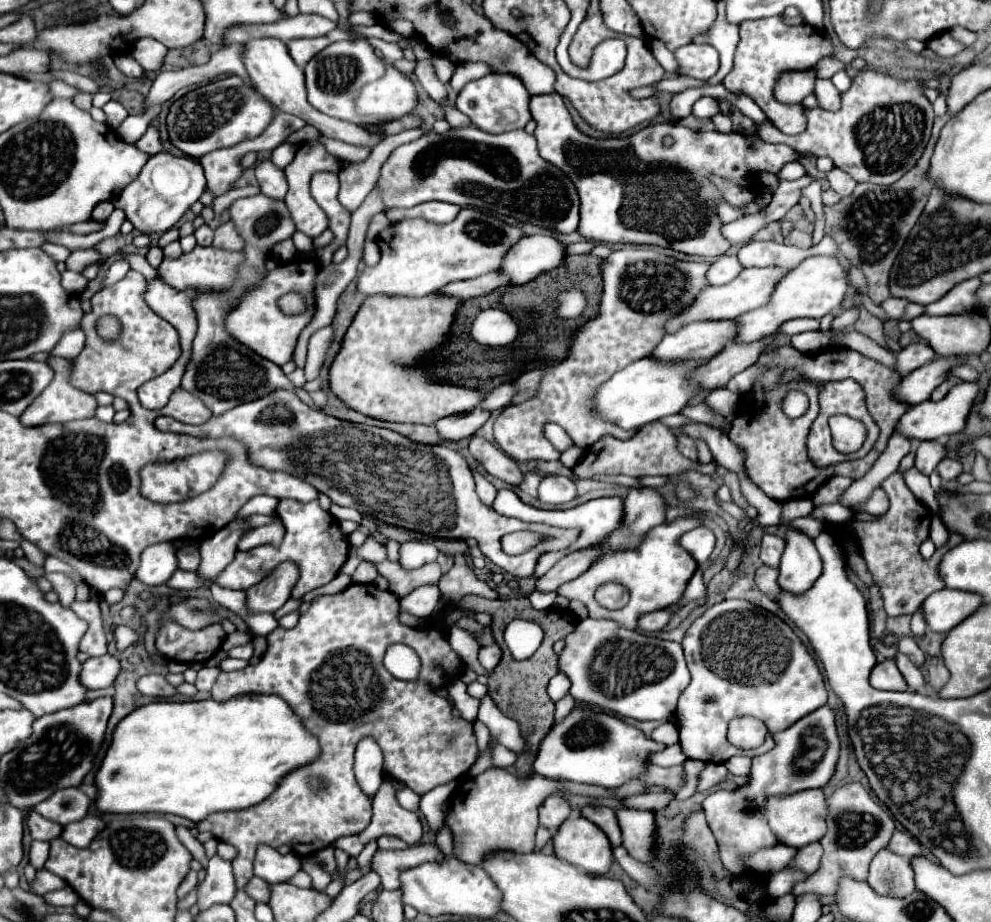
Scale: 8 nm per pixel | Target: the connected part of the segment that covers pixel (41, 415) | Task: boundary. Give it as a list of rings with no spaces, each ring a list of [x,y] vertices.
[[[52,356],[50,360],[50,366],[54,370],[54,382],[32,402],[32,406],[26,408],[26,412],[20,416],[20,422],[24,426],[42,426],[42,424],[48,424],[48,422],[70,422],[70,420],[80,420],[80,418],[92,418],[96,408],[98,408],[98,402],[92,394],[88,392],[82,392],[78,388],[74,388],[70,384],[70,374],[72,374],[72,362],[66,360],[66,358],[58,358],[58,356]]]

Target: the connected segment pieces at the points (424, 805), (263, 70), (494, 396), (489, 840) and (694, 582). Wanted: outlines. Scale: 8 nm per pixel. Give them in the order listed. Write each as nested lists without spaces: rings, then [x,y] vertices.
[[[450,782],[450,784],[444,784],[444,786],[438,786],[438,788],[430,790],[428,794],[424,794],[420,798],[420,812],[428,820],[430,830],[434,834],[438,834],[438,830],[444,824],[444,810],[442,810],[442,806],[450,798],[454,788],[456,788],[456,782]]]
[[[262,38],[262,40],[252,40],[246,44],[244,50],[244,62],[246,62],[246,70],[256,86],[256,90],[270,100],[272,104],[276,104],[282,112],[286,114],[294,114],[302,120],[306,120],[306,124],[312,124],[314,128],[318,128],[324,136],[328,138],[336,138],[342,142],[350,142],[350,144],[358,144],[358,146],[370,146],[374,148],[382,138],[368,134],[364,128],[352,124],[352,122],[344,122],[344,120],[336,120],[330,118],[322,112],[318,112],[314,106],[310,106],[310,102],[306,100],[306,86],[304,86],[304,70],[300,66],[294,64],[294,60],[288,54],[288,48],[284,42],[274,40],[274,38]]]
[[[502,384],[502,386],[494,388],[494,390],[486,396],[486,400],[480,404],[480,408],[502,410],[502,408],[506,408],[506,406],[512,402],[514,396],[516,396],[516,386],[514,386],[514,384]]]
[[[490,768],[484,774],[472,778],[466,776],[460,780],[456,792],[452,794],[450,800],[450,812],[446,816],[446,826],[452,832],[454,840],[454,856],[460,858],[462,862],[470,864],[480,864],[484,854],[490,850],[506,848],[506,850],[516,850],[516,852],[526,852],[526,850],[536,850],[534,836],[538,828],[538,804],[546,798],[546,794],[554,790],[574,794],[588,794],[588,796],[616,796],[616,798],[626,798],[632,794],[642,794],[646,784],[640,780],[630,780],[622,788],[616,790],[606,790],[598,786],[588,786],[588,784],[574,784],[574,782],[554,782],[544,776],[528,776],[528,778],[518,778],[512,772],[506,772],[502,768]]]
[[[696,570],[688,588],[686,588],[686,594],[684,594],[684,602],[680,606],[672,606],[670,610],[680,610],[684,604],[688,604],[690,600],[704,600],[707,601],[706,584],[702,582],[702,572]]]

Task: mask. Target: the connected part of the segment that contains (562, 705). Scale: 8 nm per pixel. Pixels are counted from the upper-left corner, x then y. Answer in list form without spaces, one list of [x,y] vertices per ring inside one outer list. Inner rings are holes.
[[[570,694],[564,698],[564,700],[560,700],[558,704],[556,704],[556,714],[554,714],[554,726],[558,724],[558,722],[562,722],[564,718],[566,718],[566,714],[570,712],[574,708],[574,700],[570,698]]]

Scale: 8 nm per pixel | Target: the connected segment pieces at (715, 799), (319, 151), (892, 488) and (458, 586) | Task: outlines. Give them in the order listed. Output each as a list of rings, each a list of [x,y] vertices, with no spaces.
[[[828,704],[814,710],[814,714],[800,718],[800,722],[792,724],[784,732],[774,734],[774,740],[776,740],[776,746],[770,752],[756,756],[752,760],[752,770],[750,770],[746,786],[742,786],[738,790],[716,790],[714,794],[706,796],[706,800],[702,802],[708,826],[714,832],[714,838],[716,838],[718,848],[720,848],[720,860],[722,860],[724,868],[734,876],[746,872],[746,864],[742,862],[744,856],[752,856],[754,852],[758,852],[762,848],[772,848],[778,844],[778,838],[774,836],[774,832],[770,830],[770,826],[766,822],[766,808],[764,808],[766,800],[770,796],[784,796],[784,794],[794,794],[800,790],[824,788],[836,772],[836,764],[838,764],[838,756],[840,756],[840,738],[836,732],[834,712]]]
[[[310,140],[310,142],[304,142],[304,144],[298,148],[296,158],[284,168],[286,178],[288,178],[288,184],[290,184],[290,190],[288,190],[286,198],[284,198],[284,202],[286,202],[288,210],[290,210],[290,216],[292,216],[294,222],[296,222],[296,230],[304,232],[304,234],[310,236],[310,238],[320,236],[320,234],[328,228],[328,216],[324,214],[324,210],[316,204],[316,200],[314,200],[312,194],[310,194],[310,180],[312,180],[312,176],[314,176],[316,172],[332,172],[332,174],[338,174],[338,172],[340,172],[340,164],[338,164],[338,162],[340,162],[340,160],[338,160],[336,156],[328,154],[328,150],[324,148],[322,142]]]
[[[892,474],[882,482],[882,488],[886,490],[890,498],[890,510],[874,520],[874,522],[848,522],[850,534],[858,540],[862,556],[868,564],[868,570],[874,576],[874,582],[880,586],[882,596],[884,596],[884,608],[888,616],[900,616],[900,614],[914,614],[920,604],[936,590],[944,588],[944,582],[938,574],[938,566],[942,556],[956,548],[964,538],[960,534],[950,534],[950,540],[944,548],[936,550],[930,560],[924,560],[918,552],[916,546],[920,546],[928,536],[930,536],[930,522],[932,522],[932,512],[926,508],[914,494],[912,490],[904,484],[902,474]]]
[[[462,554],[454,556],[452,570],[440,578],[438,586],[446,594],[446,598],[450,598],[450,602],[454,602],[454,606],[460,604],[464,594],[476,594],[476,596],[484,596],[490,600],[498,598],[498,594],[486,582],[478,580],[476,574],[466,566],[466,560]]]

